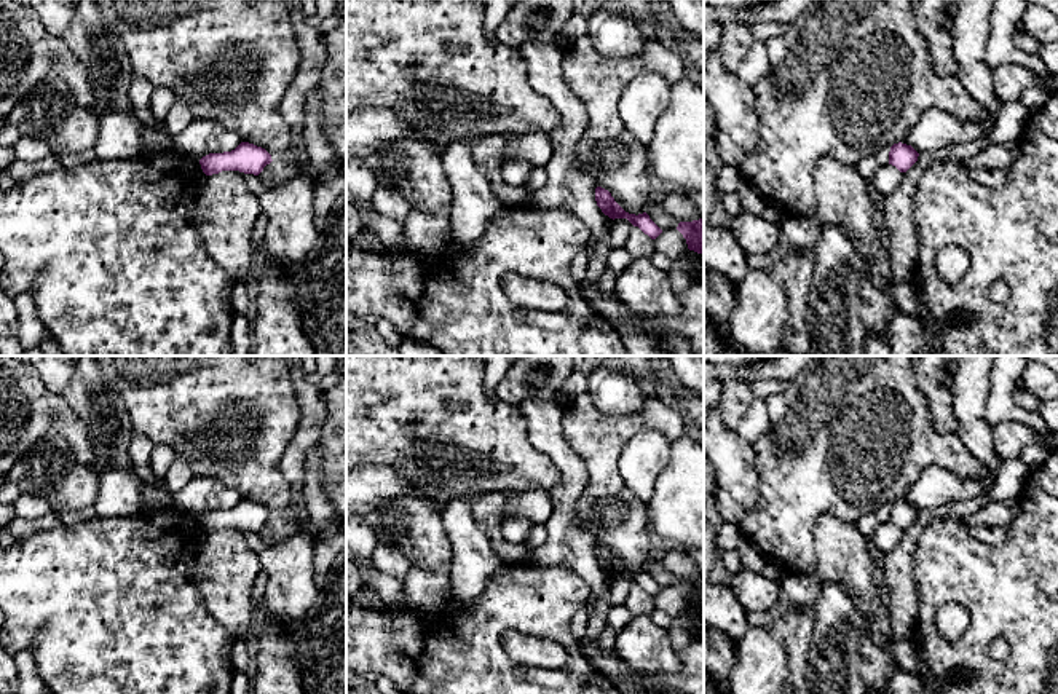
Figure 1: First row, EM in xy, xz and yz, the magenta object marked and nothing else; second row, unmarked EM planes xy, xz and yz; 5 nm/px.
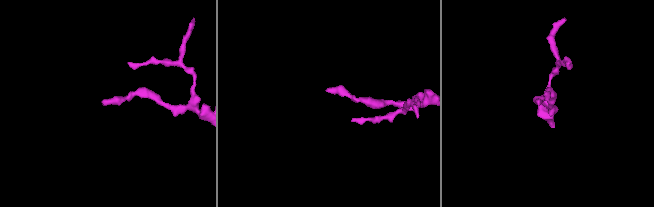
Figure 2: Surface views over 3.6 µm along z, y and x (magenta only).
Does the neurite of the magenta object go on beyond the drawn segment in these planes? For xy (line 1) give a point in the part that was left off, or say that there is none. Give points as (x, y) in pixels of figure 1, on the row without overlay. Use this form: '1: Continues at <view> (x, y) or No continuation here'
1: No continuation here

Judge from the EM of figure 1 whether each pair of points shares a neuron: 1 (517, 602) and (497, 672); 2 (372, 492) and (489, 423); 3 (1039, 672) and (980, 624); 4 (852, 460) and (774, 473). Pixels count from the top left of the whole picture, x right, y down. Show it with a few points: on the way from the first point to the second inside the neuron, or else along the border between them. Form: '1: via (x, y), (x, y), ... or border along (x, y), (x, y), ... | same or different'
1: via (500, 619), (493, 626), (493, 654) | same
2: border along (364, 466), (396, 469), (414, 485), (418, 495) | different
3: via (1031, 654), (998, 624) | same
4: via (833, 463), (809, 463), (800, 473), (793, 473) | same

